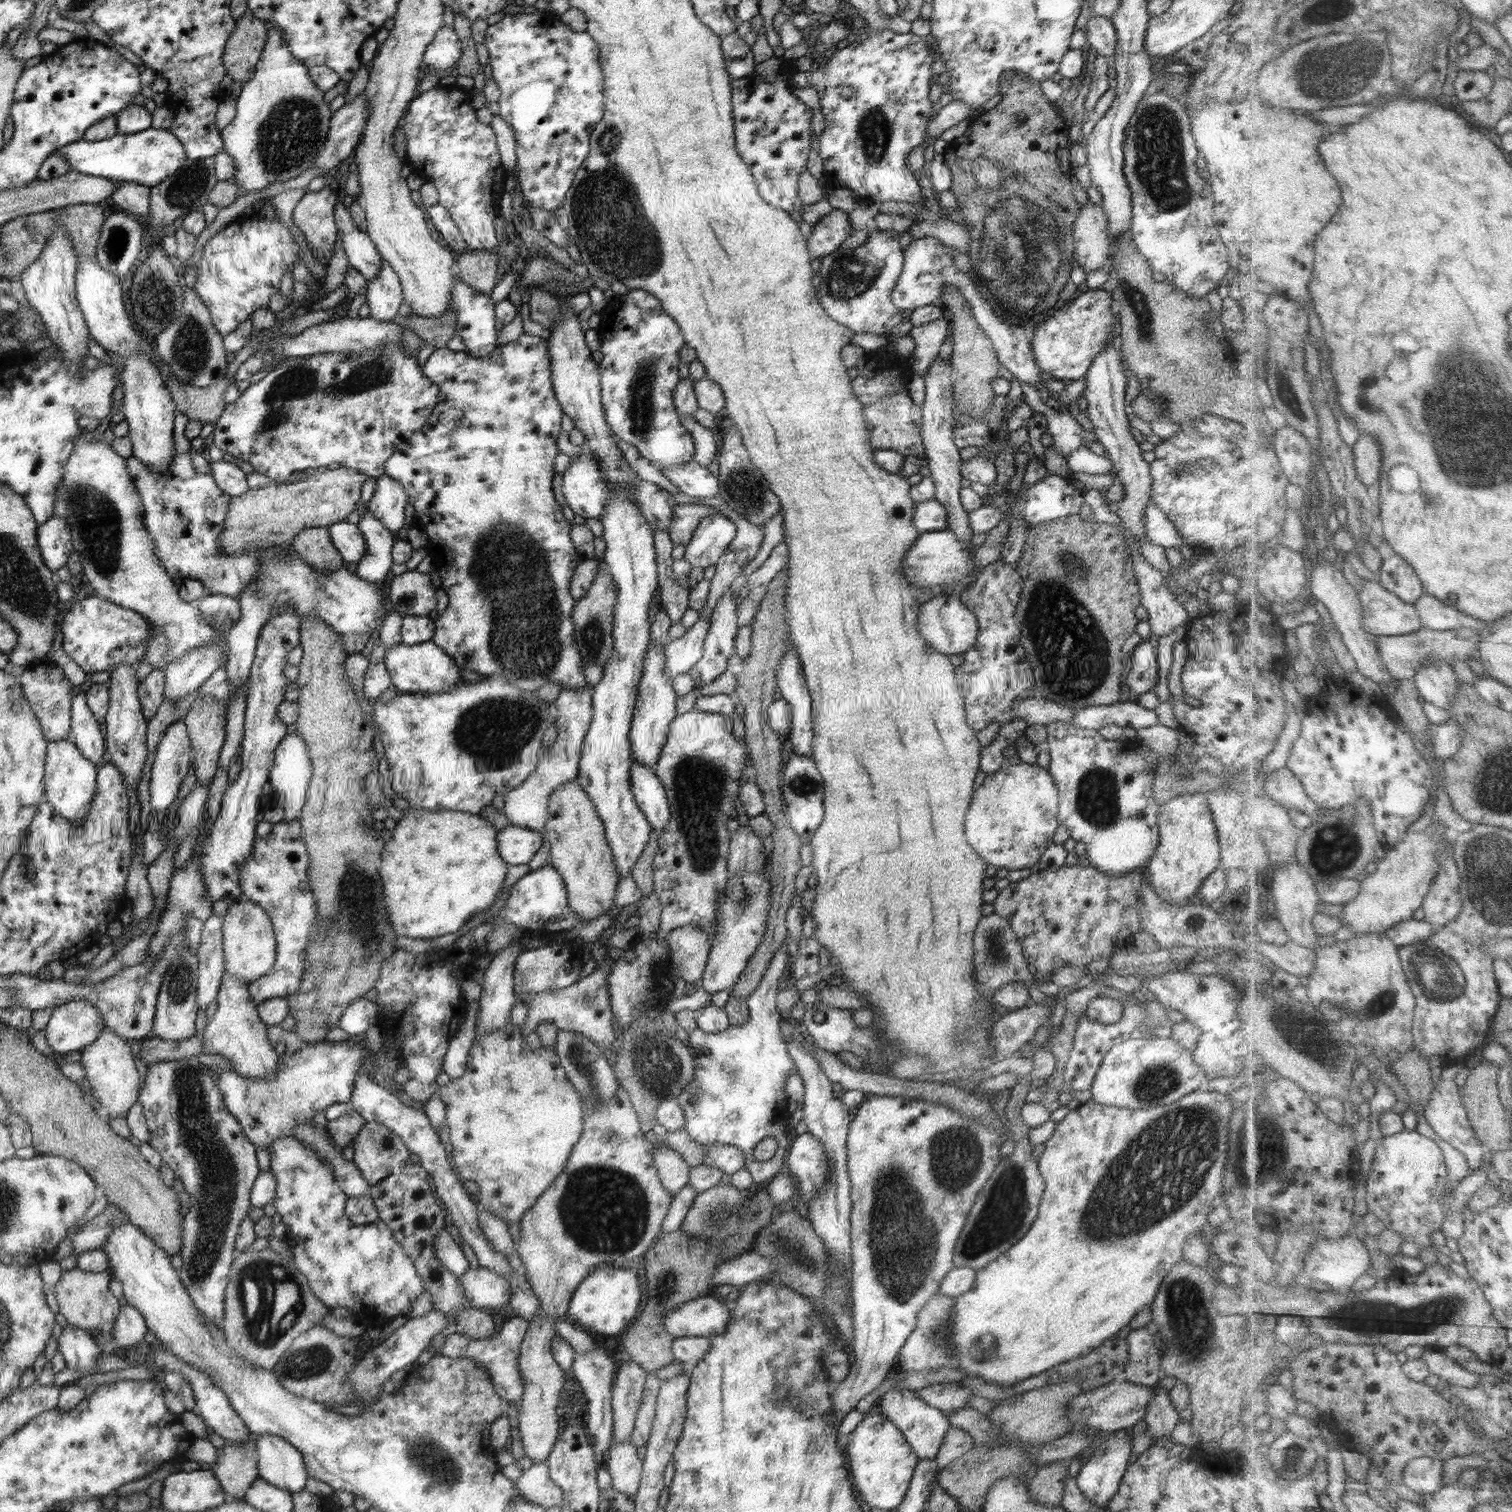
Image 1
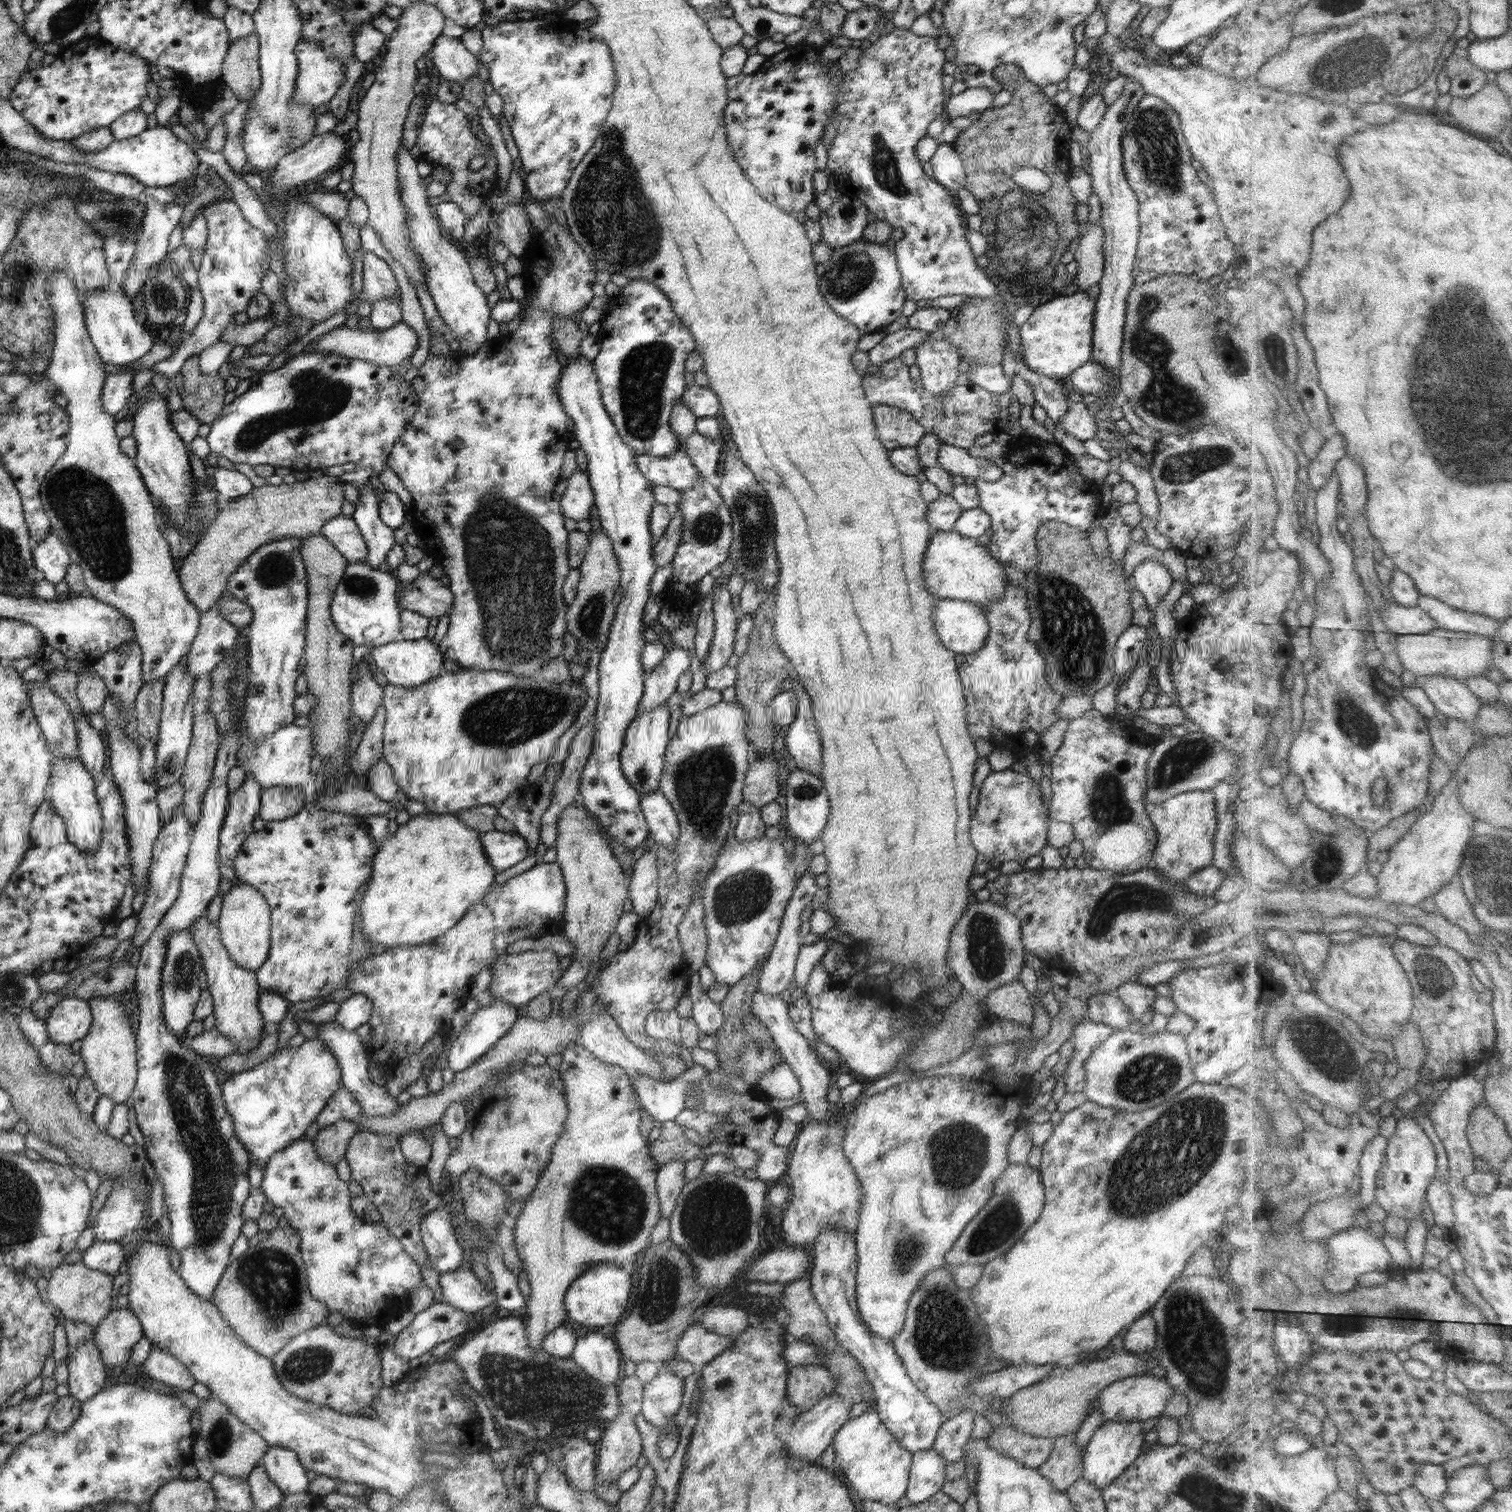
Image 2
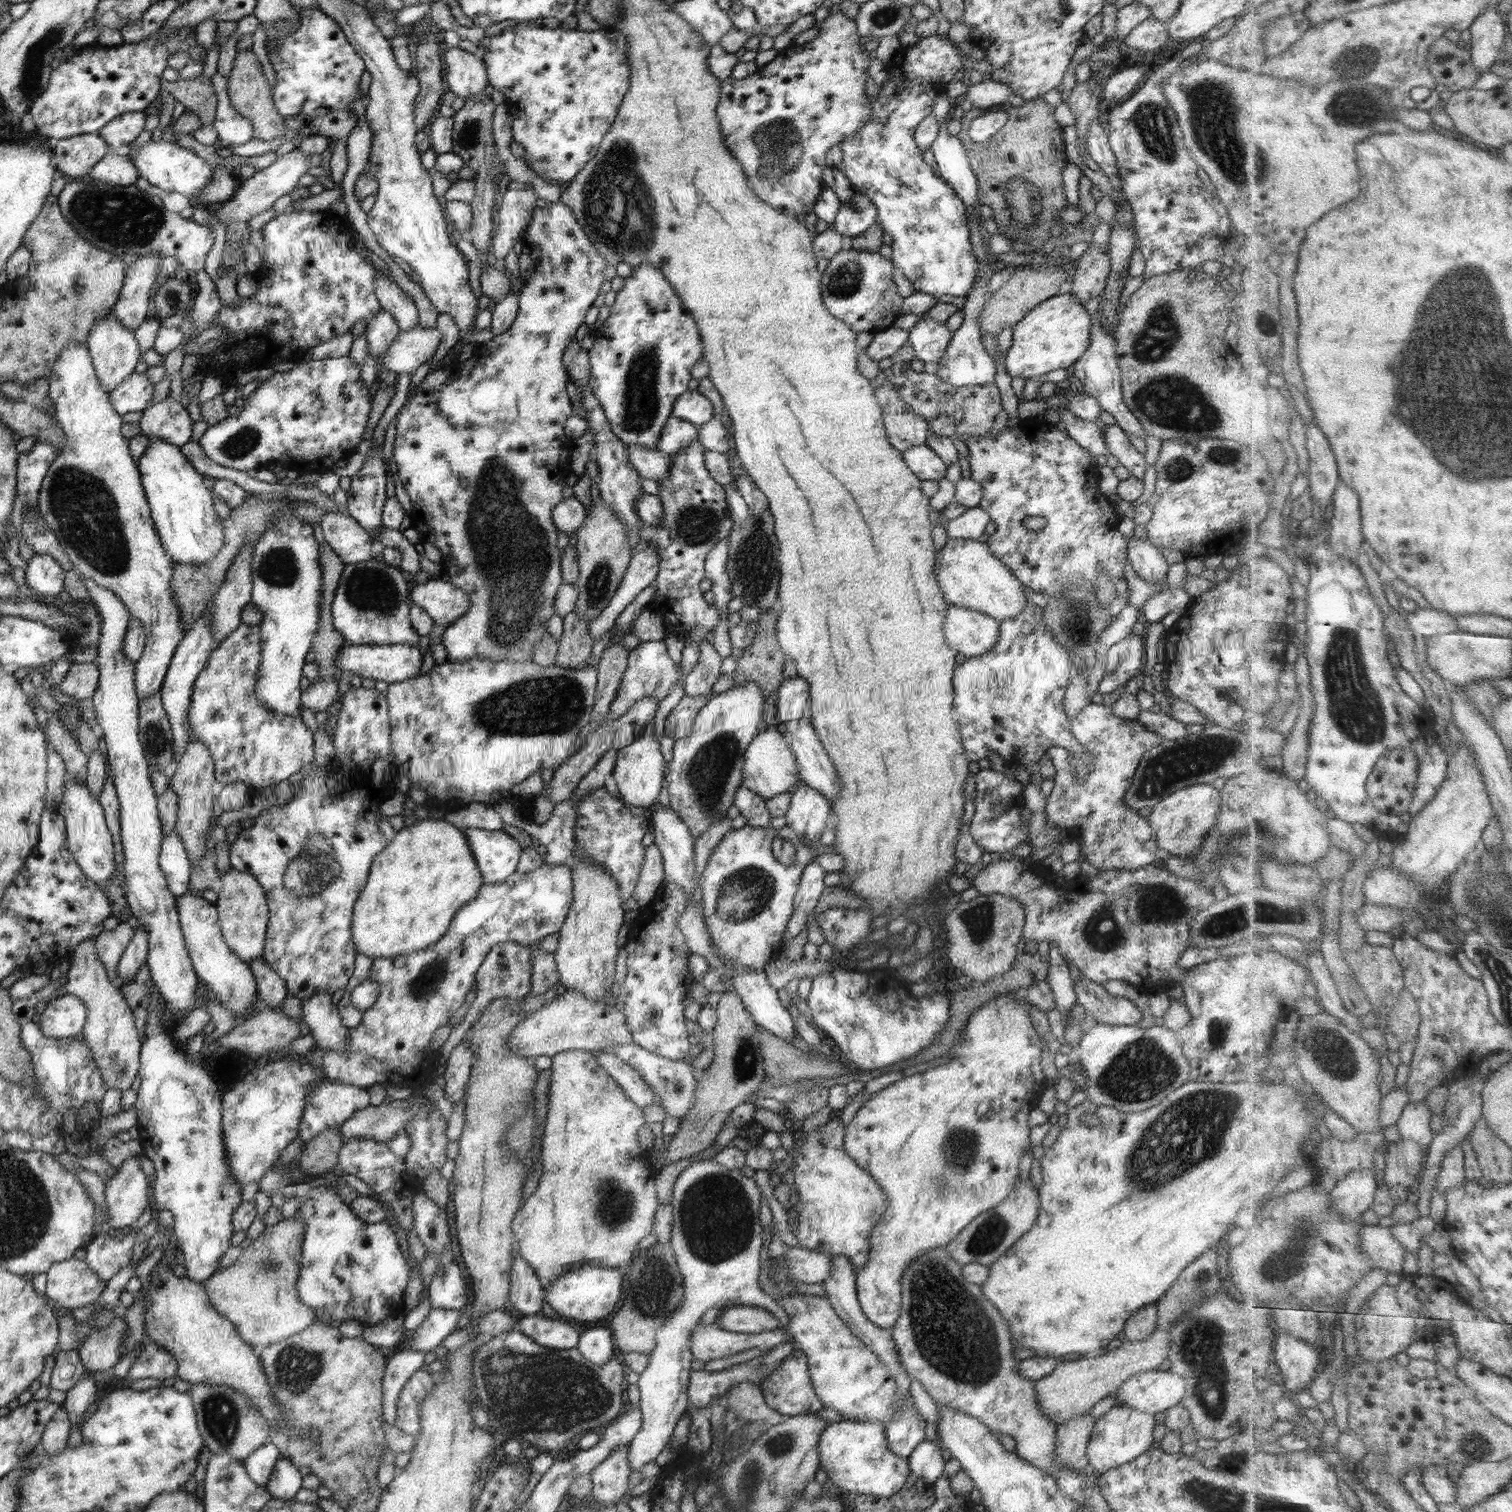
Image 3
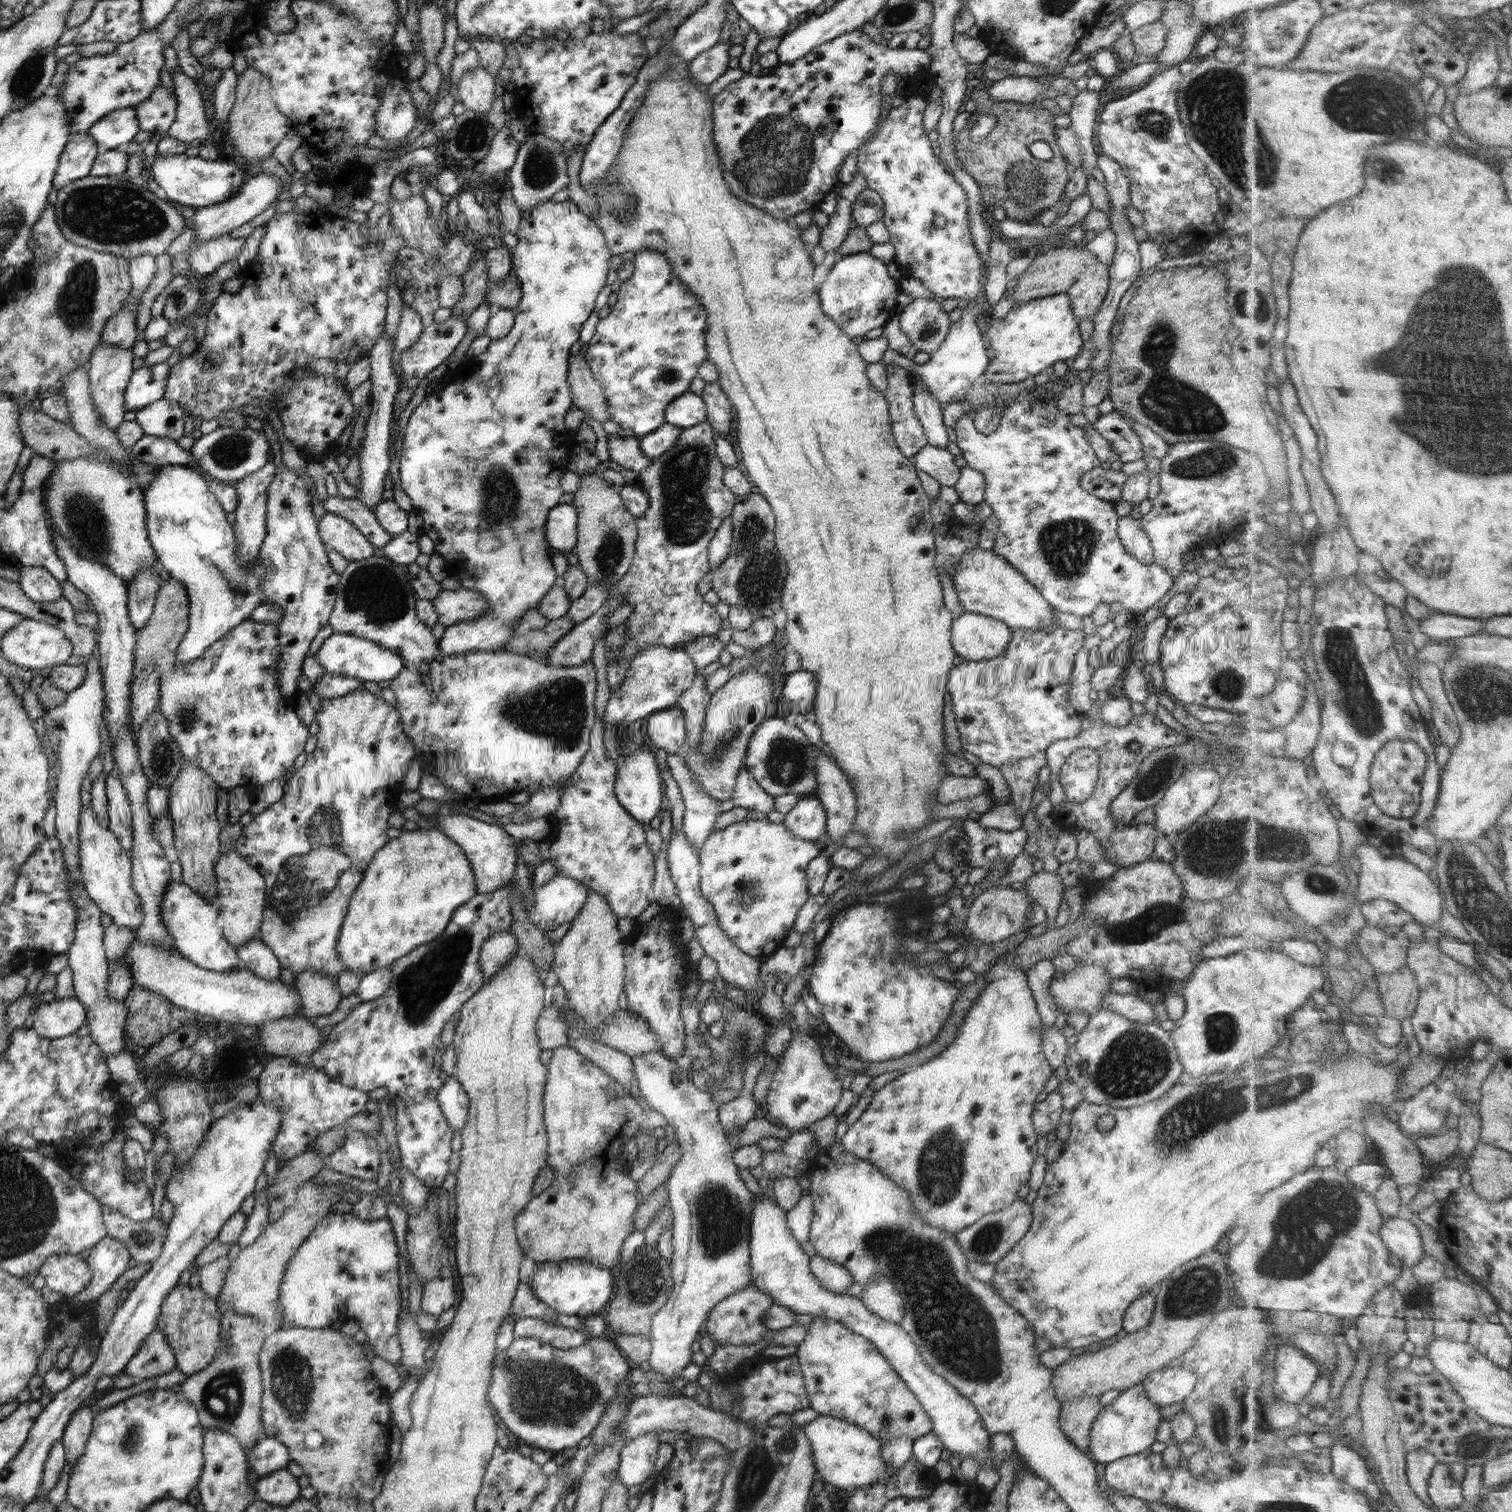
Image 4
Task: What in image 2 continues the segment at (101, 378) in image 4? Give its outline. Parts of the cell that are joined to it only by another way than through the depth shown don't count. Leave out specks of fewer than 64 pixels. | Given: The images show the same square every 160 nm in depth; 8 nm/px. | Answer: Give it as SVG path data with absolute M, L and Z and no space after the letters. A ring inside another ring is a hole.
M111 286L102 291L92 291L84 297L87 331L99 351L103 364L128 365L142 358L152 348L152 336L144 330L144 326L134 318L134 310L130 299L120 287Z

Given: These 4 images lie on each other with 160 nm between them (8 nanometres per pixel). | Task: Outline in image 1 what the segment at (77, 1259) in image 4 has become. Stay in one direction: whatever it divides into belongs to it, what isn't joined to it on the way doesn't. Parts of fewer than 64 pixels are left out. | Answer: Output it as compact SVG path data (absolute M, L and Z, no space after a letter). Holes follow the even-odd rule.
M84 1269L63 1271L53 1291L58 1302L59 1312L68 1324L89 1332L98 1343L113 1340L115 1320L119 1316L120 1302L108 1290L110 1276L104 1272L88 1272Z

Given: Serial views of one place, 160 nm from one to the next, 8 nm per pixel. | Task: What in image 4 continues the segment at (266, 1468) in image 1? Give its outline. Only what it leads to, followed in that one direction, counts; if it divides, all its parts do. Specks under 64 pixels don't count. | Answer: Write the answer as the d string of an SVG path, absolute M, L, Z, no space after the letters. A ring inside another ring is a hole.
M288 1468L260 1477L254 1485L256 1498L276 1506L288 1506L300 1496L300 1484Z

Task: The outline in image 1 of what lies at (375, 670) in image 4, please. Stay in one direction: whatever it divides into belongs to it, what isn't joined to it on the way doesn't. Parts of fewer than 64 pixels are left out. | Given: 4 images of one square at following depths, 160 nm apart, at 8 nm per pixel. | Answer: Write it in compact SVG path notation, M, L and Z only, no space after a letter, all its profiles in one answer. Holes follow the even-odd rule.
M432 641L414 646L396 644L386 649L383 665L391 674L391 681L400 693L436 694L435 692L445 691L452 688L452 685L462 682L462 670L454 663L451 656Z

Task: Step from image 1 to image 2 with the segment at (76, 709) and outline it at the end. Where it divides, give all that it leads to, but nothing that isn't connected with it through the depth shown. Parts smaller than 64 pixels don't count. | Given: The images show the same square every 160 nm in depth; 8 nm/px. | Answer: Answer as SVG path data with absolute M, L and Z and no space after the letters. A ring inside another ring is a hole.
M82 712L75 722L78 735L79 759L97 782L104 774L106 762L106 742L102 740L102 733L98 732L88 722L88 716Z

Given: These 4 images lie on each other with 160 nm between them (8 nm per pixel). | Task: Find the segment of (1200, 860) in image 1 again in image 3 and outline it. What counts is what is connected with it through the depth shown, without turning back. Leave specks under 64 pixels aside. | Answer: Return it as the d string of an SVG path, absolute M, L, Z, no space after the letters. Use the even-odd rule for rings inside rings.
M1192 784L1153 806L1147 818L1156 834L1156 842L1161 855L1192 856L1202 844L1203 838L1215 823L1217 812L1221 806L1221 790L1219 784Z

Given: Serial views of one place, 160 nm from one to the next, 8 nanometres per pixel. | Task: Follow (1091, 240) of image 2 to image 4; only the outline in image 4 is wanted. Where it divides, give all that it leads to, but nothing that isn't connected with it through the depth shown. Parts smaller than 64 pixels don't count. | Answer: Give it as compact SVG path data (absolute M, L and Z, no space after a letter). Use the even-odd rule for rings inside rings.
M1097 260L1078 275L1067 291L1070 307L1078 320L1093 319L1109 290L1109 266Z

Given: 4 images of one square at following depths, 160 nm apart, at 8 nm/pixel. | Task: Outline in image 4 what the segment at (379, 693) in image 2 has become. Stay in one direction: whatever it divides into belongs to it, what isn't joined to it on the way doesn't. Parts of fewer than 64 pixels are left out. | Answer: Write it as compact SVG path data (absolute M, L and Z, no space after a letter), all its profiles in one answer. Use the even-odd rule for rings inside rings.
M364 688L355 690L347 696L334 698L334 700L322 700L322 706L316 712L316 722L318 722L320 730L314 739L314 745L303 761L295 767L293 775L286 782L282 800L271 804L264 812L256 814L254 819L243 827L234 848L244 855L248 862L257 868L265 878L268 899L263 908L264 916L258 937L276 954L281 966L292 971L294 978L299 972L306 969L318 969L333 977L337 977L347 970L343 965L343 960L339 959L339 934L344 920L347 919L352 895L355 894L356 887L362 880L364 869L368 868L375 854L390 840L386 835L386 830L390 828L388 817L395 812L395 804L397 804L397 798L402 791L403 779L408 771L410 759L416 755L416 748L411 738L405 733L400 714L392 706L388 706L382 698L378 698L378 695L374 696L372 692L366 691Z

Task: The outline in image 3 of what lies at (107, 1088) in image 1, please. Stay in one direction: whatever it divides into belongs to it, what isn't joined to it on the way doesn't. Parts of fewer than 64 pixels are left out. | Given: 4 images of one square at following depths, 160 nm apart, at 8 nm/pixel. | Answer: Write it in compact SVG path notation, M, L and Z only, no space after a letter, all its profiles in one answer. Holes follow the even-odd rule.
M94 939L83 940L74 949L70 958L70 968L67 973L66 995L80 997L87 1007L87 1022L84 1025L84 1042L93 1052L93 1057L100 1068L104 1080L109 1088L115 1088L124 1092L133 1086L134 1078L137 1078L138 1052L140 1050L140 1036L134 1026L134 1012L131 1006L126 1004L125 996L120 994L118 987L112 986L106 967L98 958Z

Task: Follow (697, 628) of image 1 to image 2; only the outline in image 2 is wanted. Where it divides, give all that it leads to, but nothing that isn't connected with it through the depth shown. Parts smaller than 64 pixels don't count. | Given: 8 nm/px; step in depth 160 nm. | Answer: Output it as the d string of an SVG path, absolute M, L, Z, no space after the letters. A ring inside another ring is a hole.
M669 645L664 660L644 678L644 694L638 704L638 715L664 705L677 690L680 676L688 669L696 669L695 652L692 655L684 647Z

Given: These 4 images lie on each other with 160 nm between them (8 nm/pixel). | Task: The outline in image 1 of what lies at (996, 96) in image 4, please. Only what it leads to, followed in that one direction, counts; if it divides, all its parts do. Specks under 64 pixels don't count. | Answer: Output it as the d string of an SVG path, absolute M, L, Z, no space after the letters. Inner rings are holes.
M951 101L945 106L938 106L935 115L930 119L927 128L928 141L934 141L948 128L956 126L962 120L971 118L972 105L962 101Z

